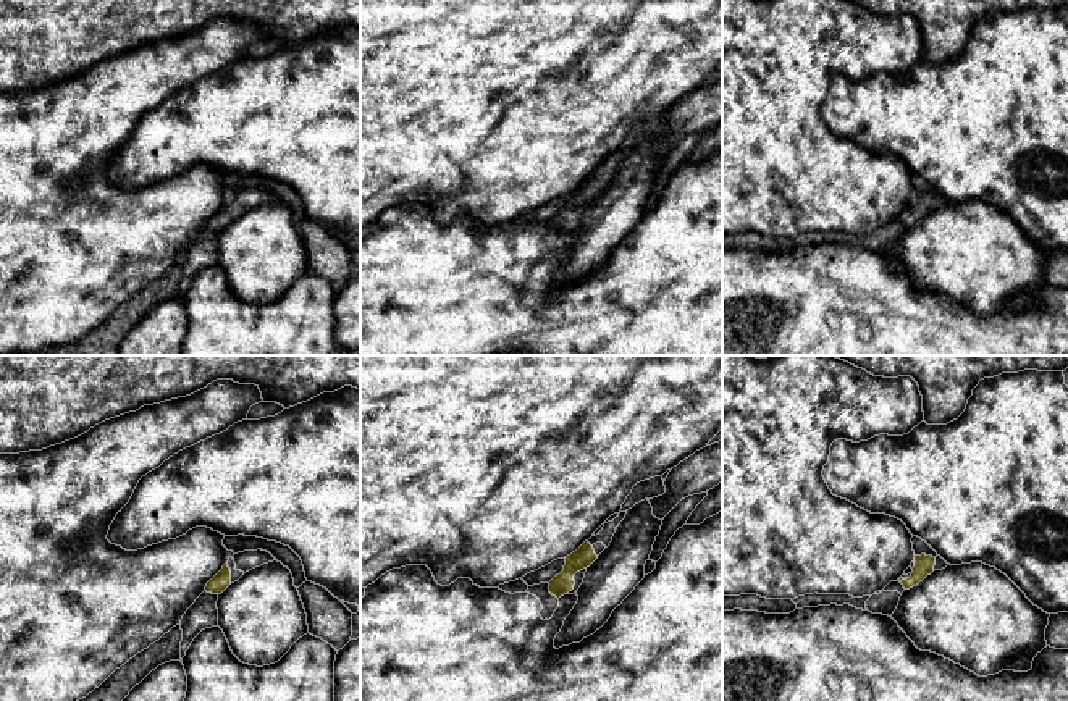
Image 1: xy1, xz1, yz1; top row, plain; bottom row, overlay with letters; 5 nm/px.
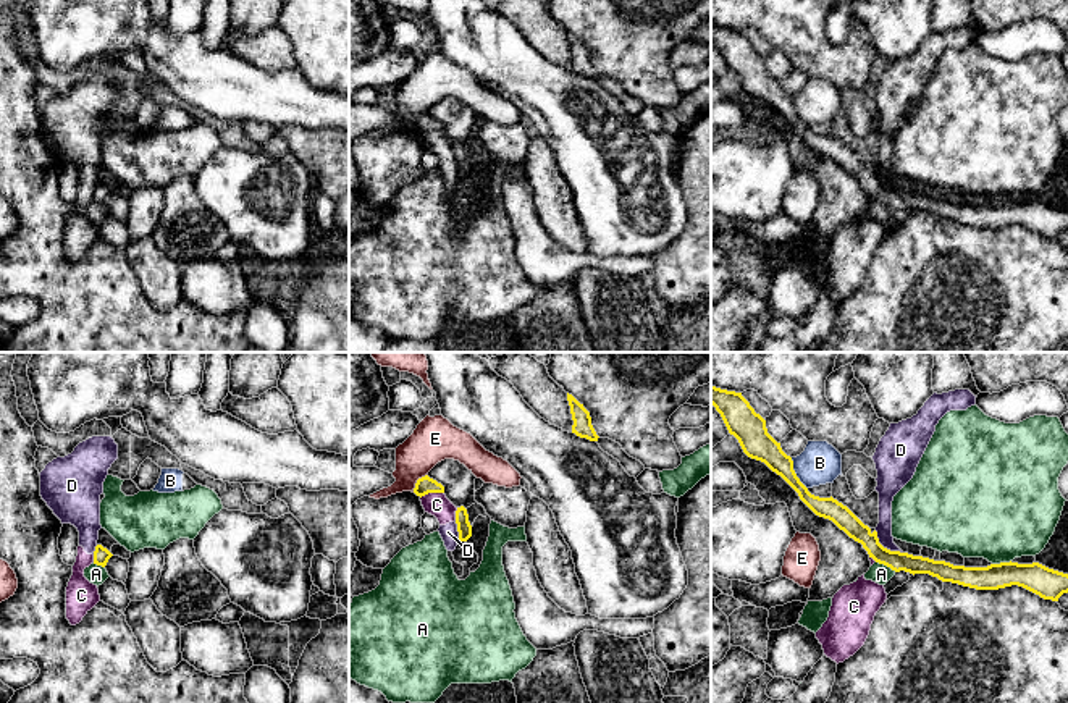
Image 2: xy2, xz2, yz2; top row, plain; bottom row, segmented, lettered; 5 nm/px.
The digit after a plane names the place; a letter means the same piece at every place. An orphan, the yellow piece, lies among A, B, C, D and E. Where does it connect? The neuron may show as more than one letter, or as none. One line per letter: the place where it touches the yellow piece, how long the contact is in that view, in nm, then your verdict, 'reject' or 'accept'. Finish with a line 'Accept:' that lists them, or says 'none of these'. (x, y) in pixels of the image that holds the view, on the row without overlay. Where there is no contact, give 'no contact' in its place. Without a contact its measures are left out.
A: yz2 (886, 202) | 120 nm | reject
B: yz2 (795, 112) | 180 nm | reject
C: xz2 (432, 130) | 120 nm | reject
D: yz2 (886, 186) | 180 nm | reject
E: xz2 (417, 120) | 120 nm | reject
Accept: none of these

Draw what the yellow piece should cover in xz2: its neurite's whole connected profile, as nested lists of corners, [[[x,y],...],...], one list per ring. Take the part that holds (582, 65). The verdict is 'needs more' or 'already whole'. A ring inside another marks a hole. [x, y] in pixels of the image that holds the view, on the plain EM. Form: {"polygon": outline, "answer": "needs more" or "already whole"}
{"polygon": [[[567,31],[567,39],[572,52],[572,71],[590,79],[598,79],[598,73],[591,63],[590,50],[572,32]]], "answer": "already whole"}

